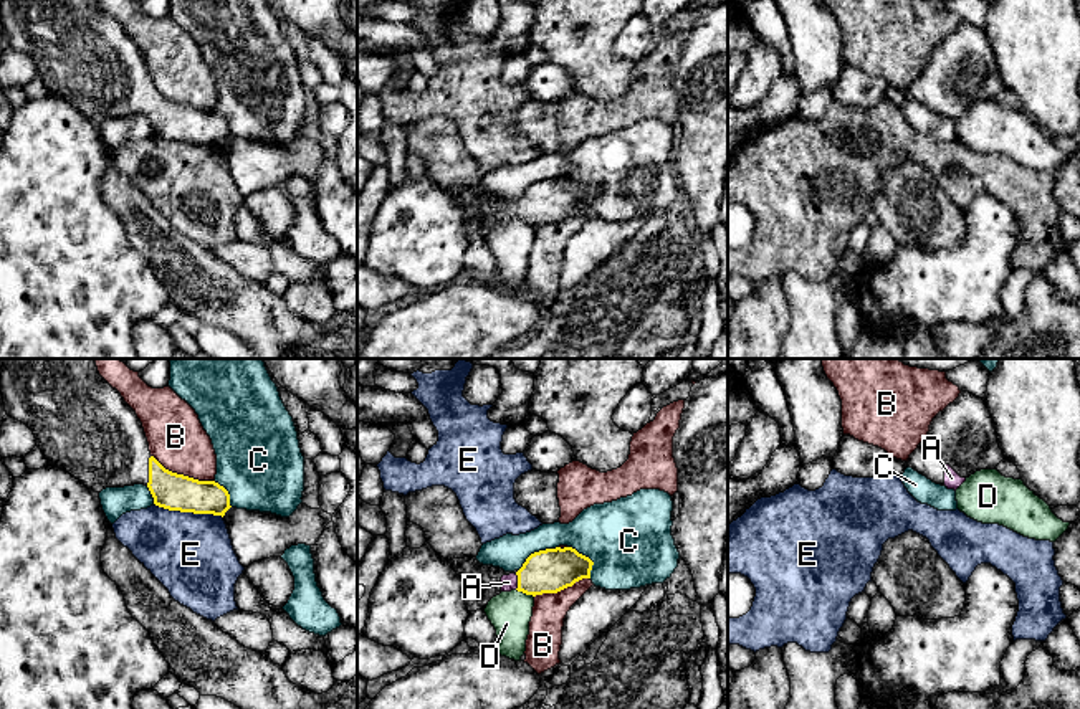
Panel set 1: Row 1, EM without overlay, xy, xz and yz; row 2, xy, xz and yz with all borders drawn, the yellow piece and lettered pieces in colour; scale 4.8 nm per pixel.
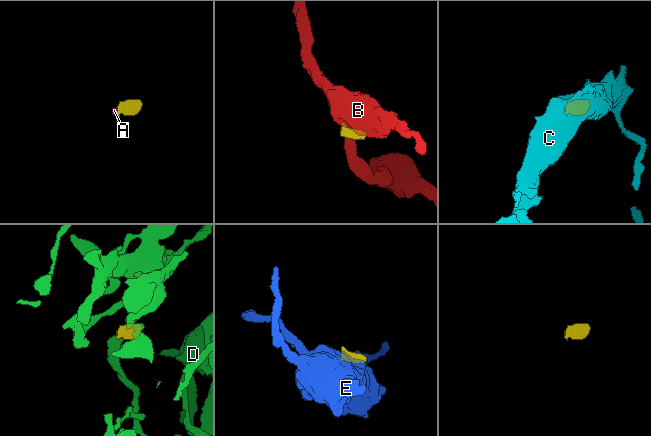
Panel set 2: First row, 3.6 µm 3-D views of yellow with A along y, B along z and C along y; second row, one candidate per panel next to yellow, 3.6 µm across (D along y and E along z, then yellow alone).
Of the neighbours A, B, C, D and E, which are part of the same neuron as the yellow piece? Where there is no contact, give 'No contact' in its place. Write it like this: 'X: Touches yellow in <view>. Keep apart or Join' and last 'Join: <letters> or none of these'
A: Touches yellow in xz. Join
B: Touches yellow in xy. Keep apart
C: Touches yellow in xz. Keep apart
D: Touches yellow in xz. Keep apart
E: Touches yellow in xy. Keep apart
Join: A

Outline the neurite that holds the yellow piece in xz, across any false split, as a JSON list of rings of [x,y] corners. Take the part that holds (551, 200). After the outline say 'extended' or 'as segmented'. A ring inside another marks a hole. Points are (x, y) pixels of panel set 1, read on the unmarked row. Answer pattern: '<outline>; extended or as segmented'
[[[572,177],[534,182],[514,202],[483,195],[476,187],[453,188],[450,193],[465,212],[463,228],[470,243],[485,240],[488,231],[501,221],[518,220],[533,226],[557,223],[582,208],[590,208],[594,195],[589,187]]]; extended

